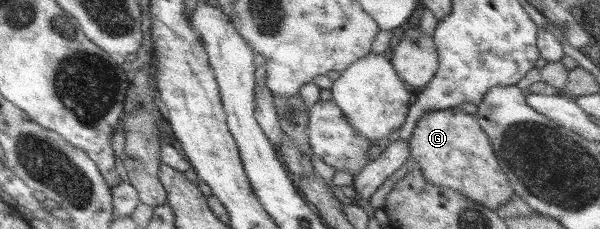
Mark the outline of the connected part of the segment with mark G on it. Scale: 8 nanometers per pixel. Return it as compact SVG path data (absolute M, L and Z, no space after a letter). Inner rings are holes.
M459 108L433 111L419 119L415 130L411 135L410 160L414 161L429 184L454 190L477 204L482 204L493 211L510 202L514 198L514 190L511 188L505 171L497 160L494 148L491 146L489 137L483 132L474 115L466 113Z

